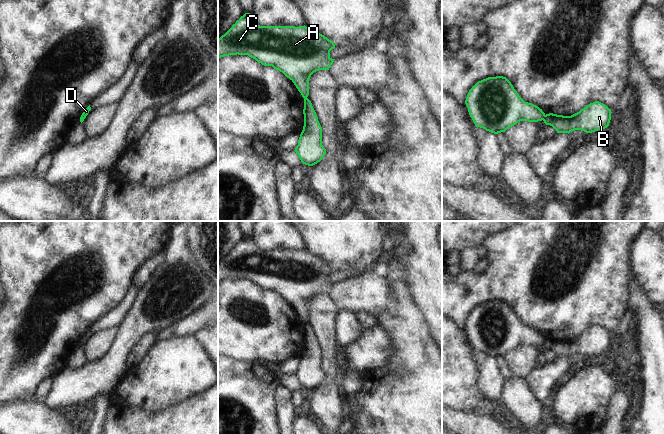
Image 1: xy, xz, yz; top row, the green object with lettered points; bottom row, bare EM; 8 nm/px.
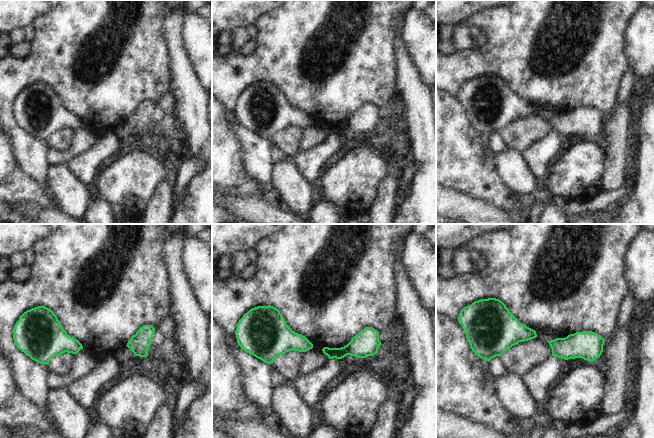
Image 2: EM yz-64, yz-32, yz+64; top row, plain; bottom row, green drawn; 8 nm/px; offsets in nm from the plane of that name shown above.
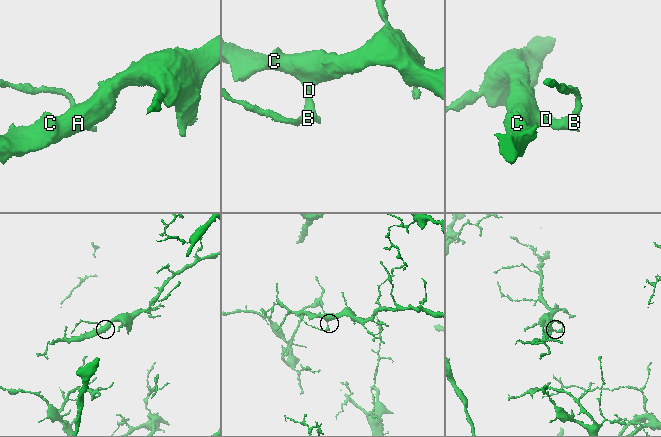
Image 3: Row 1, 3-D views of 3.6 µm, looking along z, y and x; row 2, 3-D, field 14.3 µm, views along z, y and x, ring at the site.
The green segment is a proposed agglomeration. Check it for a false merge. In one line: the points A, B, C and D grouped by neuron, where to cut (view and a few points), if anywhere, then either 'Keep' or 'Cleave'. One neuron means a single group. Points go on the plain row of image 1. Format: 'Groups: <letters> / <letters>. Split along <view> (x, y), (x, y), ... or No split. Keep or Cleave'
Groups: A C D / B. Split along yz (545, 339), (543, 344). Cleave

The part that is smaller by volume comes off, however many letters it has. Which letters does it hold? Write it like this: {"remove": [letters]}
{"remove": ["B"]}

